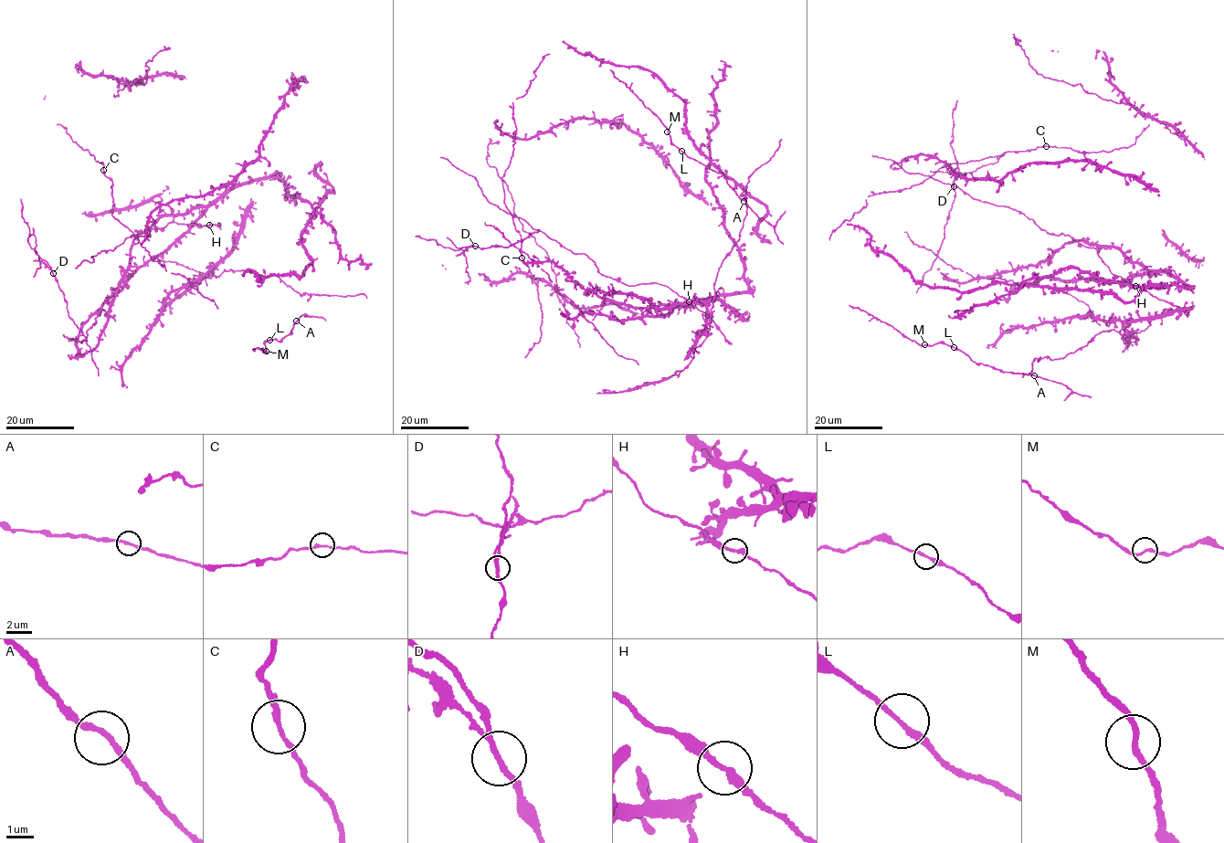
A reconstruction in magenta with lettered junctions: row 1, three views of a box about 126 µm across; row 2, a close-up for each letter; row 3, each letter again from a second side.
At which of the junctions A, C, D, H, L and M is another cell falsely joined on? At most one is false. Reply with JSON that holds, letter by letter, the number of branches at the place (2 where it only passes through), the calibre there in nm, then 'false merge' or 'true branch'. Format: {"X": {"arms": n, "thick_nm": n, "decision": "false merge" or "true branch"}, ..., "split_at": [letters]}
{"A": {"arms": 2, "thick_nm": 200, "decision": "true branch"}, "C": {"arms": 2, "thick_nm": 180, "decision": "true branch"}, "D": {"arms": 2, "thick_nm": 220, "decision": "false merge"}, "H": {"arms": 2, "thick_nm": 280, "decision": "true branch"}, "L": {"arms": 2, "thick_nm": 200, "decision": "true branch"}, "M": {"arms": 2, "thick_nm": 200, "decision": "true branch"}, "split_at": ["D"]}

